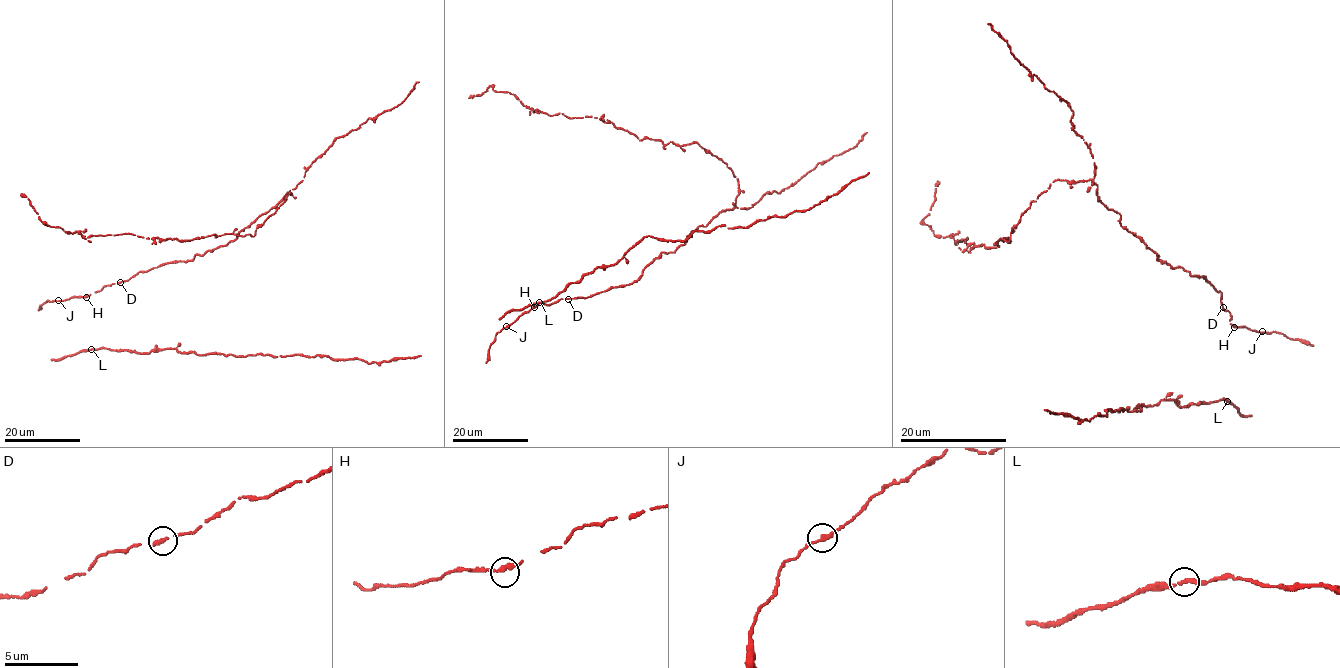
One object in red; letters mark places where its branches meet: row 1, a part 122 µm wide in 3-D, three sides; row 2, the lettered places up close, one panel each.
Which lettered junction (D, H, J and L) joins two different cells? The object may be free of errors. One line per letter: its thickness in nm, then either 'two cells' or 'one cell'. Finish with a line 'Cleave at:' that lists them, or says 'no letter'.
D: calibre 240 nm; one cell
H: calibre 300 nm; one cell
J: calibre 240 nm; one cell
L: calibre 280 nm; one cell
Cleave at: no letter

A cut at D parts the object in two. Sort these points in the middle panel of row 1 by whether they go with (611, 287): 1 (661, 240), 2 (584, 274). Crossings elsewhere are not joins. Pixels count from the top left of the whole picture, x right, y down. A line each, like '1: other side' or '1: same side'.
1: other side
2: other side

